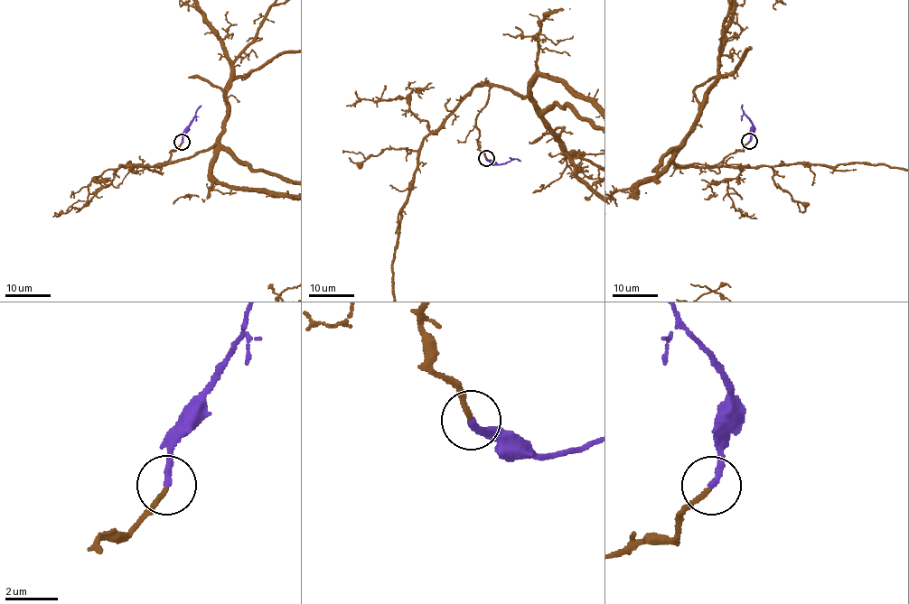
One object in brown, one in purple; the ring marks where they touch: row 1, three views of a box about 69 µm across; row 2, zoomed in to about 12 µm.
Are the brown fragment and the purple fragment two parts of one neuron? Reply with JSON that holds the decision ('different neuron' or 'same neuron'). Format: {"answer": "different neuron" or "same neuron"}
{"answer": "same neuron"}

